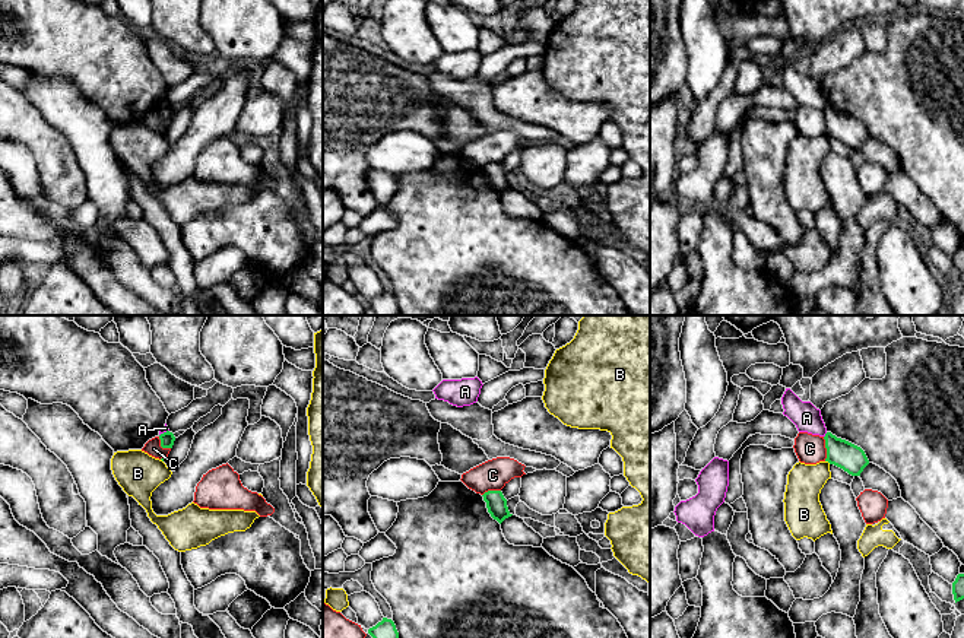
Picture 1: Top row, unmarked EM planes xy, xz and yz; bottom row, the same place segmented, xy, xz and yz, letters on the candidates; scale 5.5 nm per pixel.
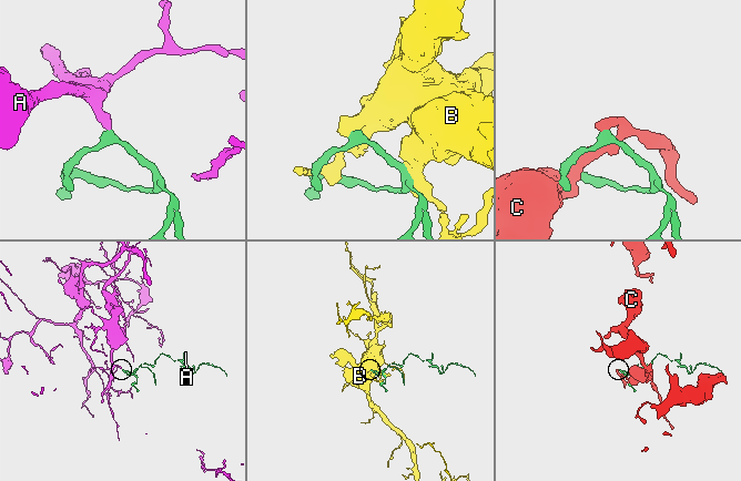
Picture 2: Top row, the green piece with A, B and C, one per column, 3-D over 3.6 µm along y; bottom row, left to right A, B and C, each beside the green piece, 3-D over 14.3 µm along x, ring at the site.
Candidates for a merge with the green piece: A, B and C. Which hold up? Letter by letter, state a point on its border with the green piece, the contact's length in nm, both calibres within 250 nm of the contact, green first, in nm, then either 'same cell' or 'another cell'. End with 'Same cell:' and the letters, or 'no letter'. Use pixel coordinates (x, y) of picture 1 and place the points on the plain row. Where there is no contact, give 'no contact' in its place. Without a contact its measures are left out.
A: yz (825, 108) | 40 nm | 160/150 nm | another cell
B: yz (828, 135) | 40 nm | 160/190 nm | another cell
C: yz (825, 120) | 140 nm | 160/160 nm | another cell
Same cell: no letter

